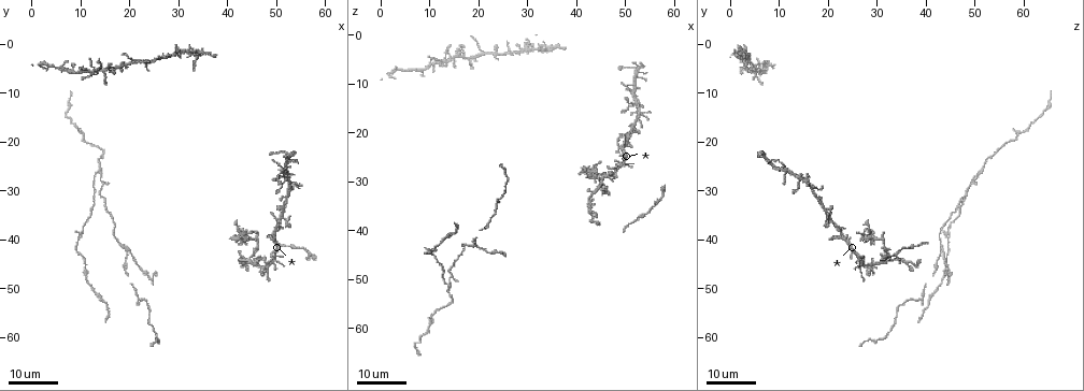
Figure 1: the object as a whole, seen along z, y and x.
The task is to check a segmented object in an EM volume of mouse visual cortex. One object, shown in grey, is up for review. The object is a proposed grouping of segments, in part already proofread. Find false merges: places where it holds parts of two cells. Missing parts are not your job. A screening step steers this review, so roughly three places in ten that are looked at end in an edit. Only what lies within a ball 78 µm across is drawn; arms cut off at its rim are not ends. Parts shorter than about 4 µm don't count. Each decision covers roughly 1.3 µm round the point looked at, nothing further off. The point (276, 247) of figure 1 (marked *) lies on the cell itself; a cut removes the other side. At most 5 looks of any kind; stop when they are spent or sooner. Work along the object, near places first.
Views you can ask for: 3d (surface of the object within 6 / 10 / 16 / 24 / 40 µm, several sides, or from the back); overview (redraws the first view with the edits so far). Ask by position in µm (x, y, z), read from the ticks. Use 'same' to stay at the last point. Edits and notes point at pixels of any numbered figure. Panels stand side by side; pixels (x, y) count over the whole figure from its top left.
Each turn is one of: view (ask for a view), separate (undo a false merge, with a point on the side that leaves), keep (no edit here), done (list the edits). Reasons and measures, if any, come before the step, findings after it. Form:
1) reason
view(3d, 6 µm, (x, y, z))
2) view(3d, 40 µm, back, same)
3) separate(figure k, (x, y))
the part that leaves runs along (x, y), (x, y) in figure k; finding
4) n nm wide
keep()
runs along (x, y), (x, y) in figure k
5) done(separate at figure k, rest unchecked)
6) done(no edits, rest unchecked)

small branch off a trunk
view(3d, 24 µm, (45.0, 44.0, 31.0))

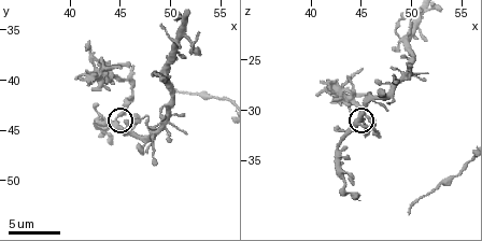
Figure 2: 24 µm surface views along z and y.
view(3d, 10 µm, (44.4, 44.0, 31.2))

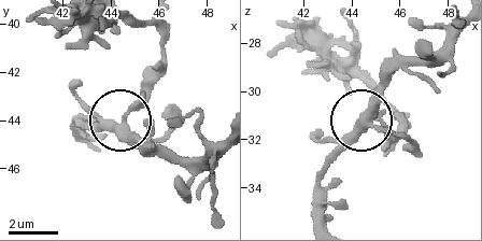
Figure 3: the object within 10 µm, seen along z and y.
view(3d, 10 µm, back, same)

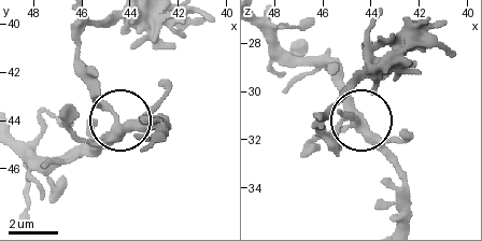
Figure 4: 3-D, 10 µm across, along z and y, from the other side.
side arm 13 µm; 5 arms
separate(figure 4, (90, 98))
a second cell is stuck on

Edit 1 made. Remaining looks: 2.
four or more arms meet
view(3d, 24 µm, (51.5, 28.0, 14.5))

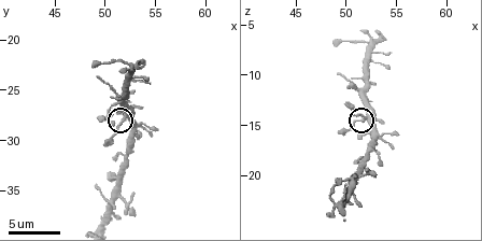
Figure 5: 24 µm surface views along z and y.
view(3d, 6 µm, (52.0, 27.2, 14.0))

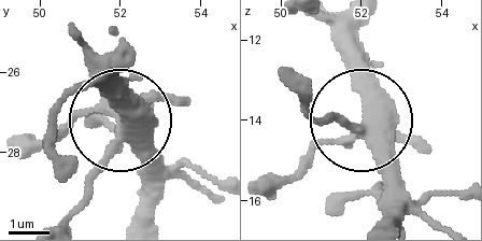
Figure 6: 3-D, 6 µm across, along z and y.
keep()
one cell here

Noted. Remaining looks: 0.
done(separate at figure 4, rest unchecked)

